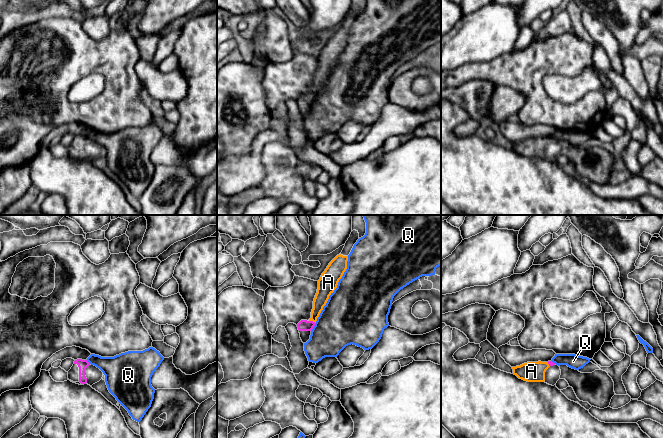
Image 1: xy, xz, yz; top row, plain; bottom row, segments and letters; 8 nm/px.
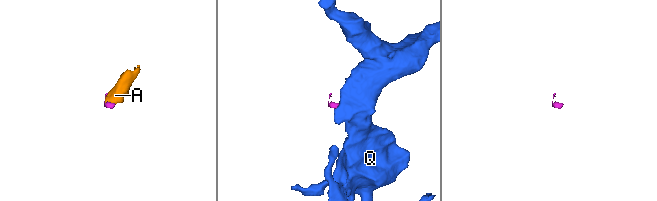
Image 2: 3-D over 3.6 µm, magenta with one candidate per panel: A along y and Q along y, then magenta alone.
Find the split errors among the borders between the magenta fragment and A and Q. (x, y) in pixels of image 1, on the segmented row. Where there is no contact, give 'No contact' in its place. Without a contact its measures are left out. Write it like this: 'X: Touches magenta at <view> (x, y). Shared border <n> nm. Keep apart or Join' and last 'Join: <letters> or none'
A: Touches magenta at xz (312, 321). Shared border 60 nm. Join
Q: Touches magenta at xz (313, 326). Shared border 80 nm. Keep apart
Join: A

